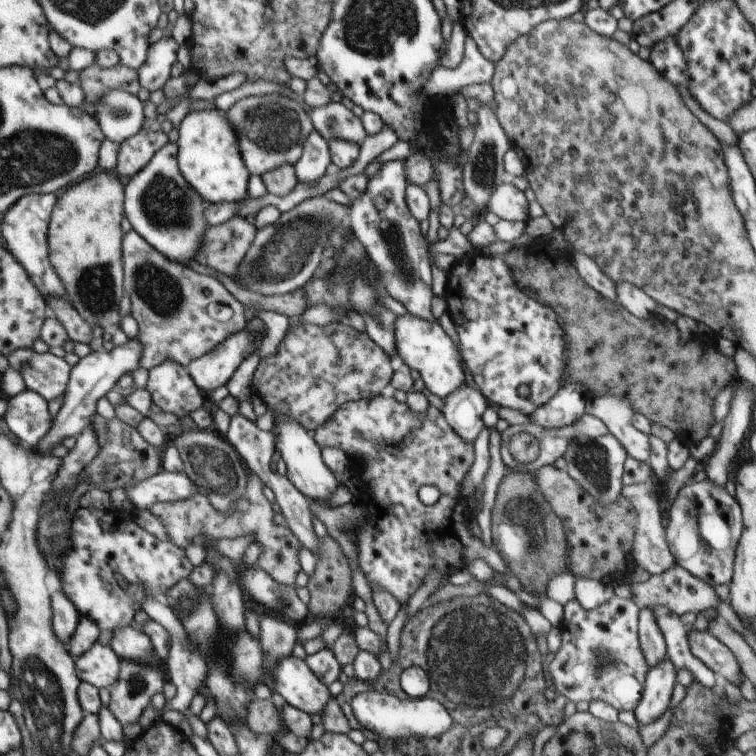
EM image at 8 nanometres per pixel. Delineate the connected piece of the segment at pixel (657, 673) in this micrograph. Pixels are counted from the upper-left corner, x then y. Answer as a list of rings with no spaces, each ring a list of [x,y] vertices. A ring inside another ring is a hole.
[[[668,658],[650,668],[646,675],[642,698],[633,710],[640,725],[658,720],[670,706],[676,682],[676,668]]]

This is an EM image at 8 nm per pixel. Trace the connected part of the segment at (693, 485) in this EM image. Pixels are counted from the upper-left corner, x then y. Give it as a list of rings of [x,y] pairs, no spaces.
[[[710,479],[692,480],[681,488],[670,508],[665,537],[676,562],[714,587],[731,582],[736,547],[744,527],[738,500],[726,491],[725,486],[714,484]]]

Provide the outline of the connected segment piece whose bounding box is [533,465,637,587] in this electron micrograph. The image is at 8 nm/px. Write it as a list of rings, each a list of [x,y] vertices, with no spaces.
[[[546,465],[534,472],[533,477],[537,482],[536,488],[543,494],[543,497],[552,505],[553,511],[562,522],[567,538],[568,551],[566,551],[566,564],[575,577],[588,577],[602,581],[613,587],[624,584],[624,578],[630,578],[637,567],[633,554],[635,537],[635,526],[637,512],[634,505],[622,494],[611,503],[603,505],[595,499],[586,489],[576,482],[566,472],[557,469],[553,465]]]

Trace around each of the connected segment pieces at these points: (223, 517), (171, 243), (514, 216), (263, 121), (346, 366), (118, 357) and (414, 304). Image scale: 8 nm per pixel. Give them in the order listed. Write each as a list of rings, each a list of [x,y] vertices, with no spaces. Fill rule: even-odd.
[[[248,474],[250,478],[247,479],[246,492],[233,502],[233,511],[221,513],[216,510],[204,490],[202,494],[200,490],[183,501],[154,503],[149,510],[166,527],[169,540],[183,549],[200,534],[218,540],[238,540],[239,536],[254,534],[255,541],[262,547],[256,566],[263,568],[275,581],[294,586],[296,574],[302,570],[298,561],[298,550],[302,544],[285,523],[274,523],[275,513],[271,502],[264,496],[262,480],[257,474]]]
[[[168,142],[144,166],[140,172],[129,177],[127,195],[125,200],[126,218],[129,228],[134,228],[138,233],[165,257],[186,266],[195,260],[198,251],[202,248],[205,230],[208,226],[205,210],[208,204],[201,194],[185,179],[179,168],[179,146],[177,143]]]
[[[511,180],[499,184],[485,208],[487,212],[494,212],[504,220],[522,220],[528,222],[528,200],[524,191],[515,187]]]
[[[273,91],[263,96],[251,95],[238,100],[226,114],[237,132],[239,149],[250,174],[258,176],[282,165],[294,166],[302,156],[308,135],[315,130],[303,104]]]
[[[290,318],[288,331],[278,344],[276,354],[260,359],[253,374],[252,389],[267,408],[274,412],[276,419],[279,417],[292,419],[312,433],[324,425],[345,402],[370,399],[380,395],[382,389],[391,382],[393,370],[389,354],[386,354],[366,331],[356,331],[348,322],[329,323],[323,327],[308,323],[299,326],[295,333],[293,323],[297,322],[299,322],[298,318]]]
[[[134,337],[109,352],[92,351],[88,356],[81,358],[78,364],[72,366],[71,375],[63,394],[62,406],[51,424],[51,429],[43,436],[38,446],[34,447],[34,450],[38,450],[41,455],[51,455],[50,450],[56,448],[58,444],[62,445],[66,437],[77,437],[86,427],[90,427],[97,414],[96,402],[115,388],[115,384],[121,376],[128,372],[132,373],[139,367],[144,350],[145,346],[141,340]]]
[[[403,162],[384,163],[378,174],[369,178],[365,194],[352,201],[347,222],[381,273],[381,284],[387,293],[403,304],[411,315],[425,321],[438,322],[432,315],[431,307],[434,295],[429,243],[407,205],[408,182]]]

